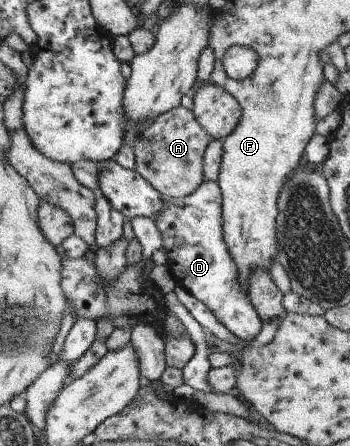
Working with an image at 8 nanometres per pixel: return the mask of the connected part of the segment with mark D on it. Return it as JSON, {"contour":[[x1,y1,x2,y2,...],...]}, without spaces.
{"contour":[[204,181,185,197,161,197,161,211,153,219,153,223,161,237,161,247,167,251,165,266,174,277,175,284,200,300,215,319,239,341,253,342,255,335,259,333,261,321,237,281,235,263,225,247,220,201,217,184]]}

